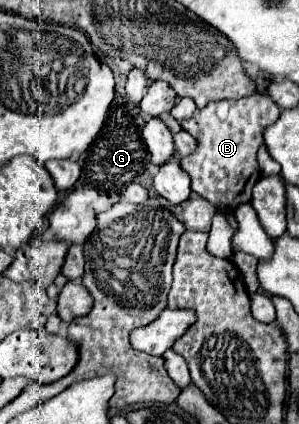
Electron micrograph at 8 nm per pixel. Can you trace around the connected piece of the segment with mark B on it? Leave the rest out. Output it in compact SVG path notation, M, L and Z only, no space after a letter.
M251 94L237 100L209 102L191 118L181 120L181 128L197 140L197 148L179 160L191 178L191 190L215 208L235 210L251 200L251 188L259 178L257 150L263 144L261 130L279 118L279 108L265 94Z

